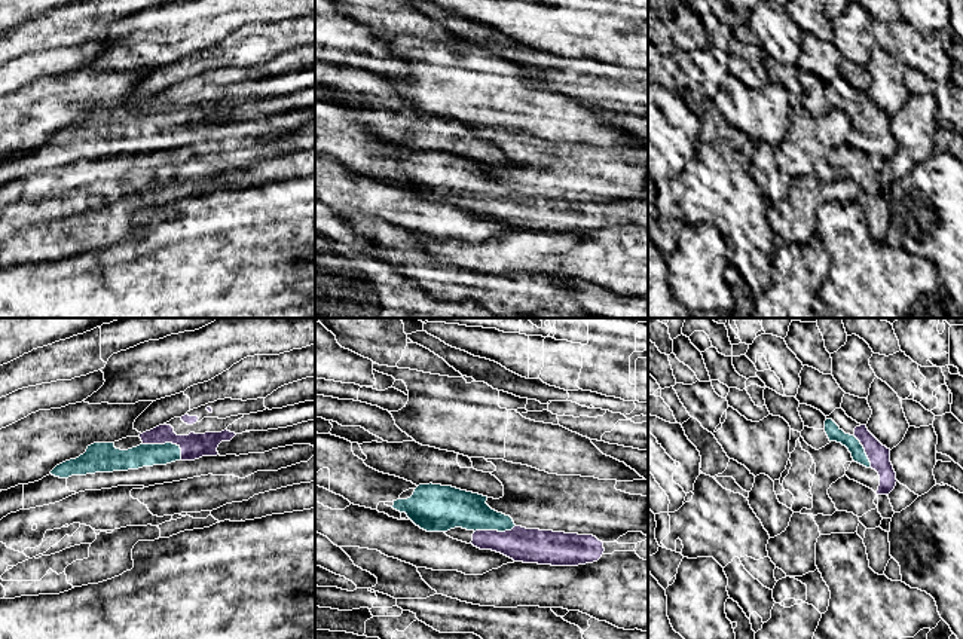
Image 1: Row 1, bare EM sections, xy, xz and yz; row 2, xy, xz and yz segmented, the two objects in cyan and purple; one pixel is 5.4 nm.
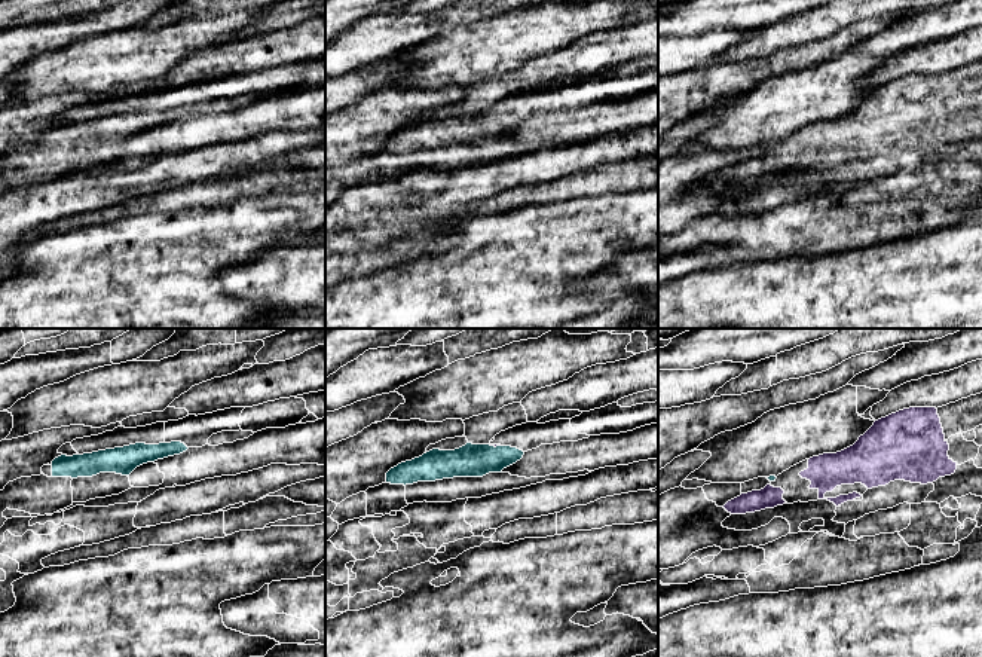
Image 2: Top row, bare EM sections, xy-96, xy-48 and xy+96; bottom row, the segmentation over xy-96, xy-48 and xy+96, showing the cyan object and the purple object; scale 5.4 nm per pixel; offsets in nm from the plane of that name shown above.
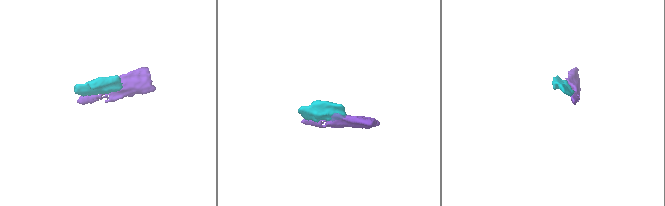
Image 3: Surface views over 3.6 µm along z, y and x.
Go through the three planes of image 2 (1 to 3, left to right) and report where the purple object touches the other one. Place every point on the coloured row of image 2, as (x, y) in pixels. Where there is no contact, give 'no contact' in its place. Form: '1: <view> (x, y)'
1: no contact
2: xy-48 (493, 446)
3: no contact

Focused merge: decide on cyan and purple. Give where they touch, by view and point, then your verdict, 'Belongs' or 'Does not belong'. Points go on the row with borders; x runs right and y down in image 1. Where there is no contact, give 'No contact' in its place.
Touches cyan at xy (165, 443). Belongs

